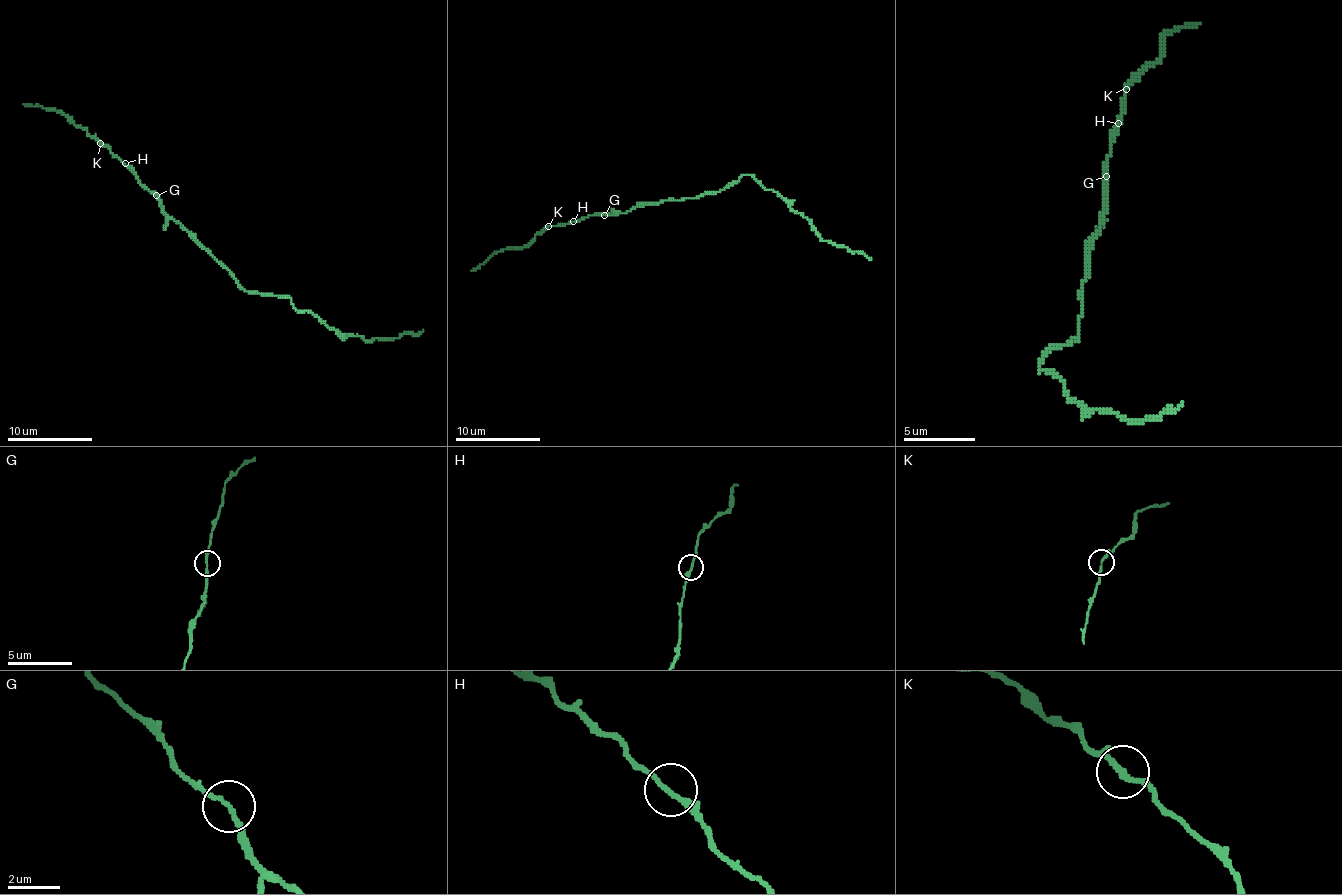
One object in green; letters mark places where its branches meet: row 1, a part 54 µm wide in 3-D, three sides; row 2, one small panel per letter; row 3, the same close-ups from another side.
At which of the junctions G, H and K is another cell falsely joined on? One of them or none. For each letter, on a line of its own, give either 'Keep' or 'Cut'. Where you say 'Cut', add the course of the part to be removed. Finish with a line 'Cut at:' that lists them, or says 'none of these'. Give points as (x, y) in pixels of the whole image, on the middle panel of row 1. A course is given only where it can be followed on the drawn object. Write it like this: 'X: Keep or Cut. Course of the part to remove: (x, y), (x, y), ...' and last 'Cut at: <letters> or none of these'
G: Keep
H: Keep
K: Keep
Cut at: none of these

